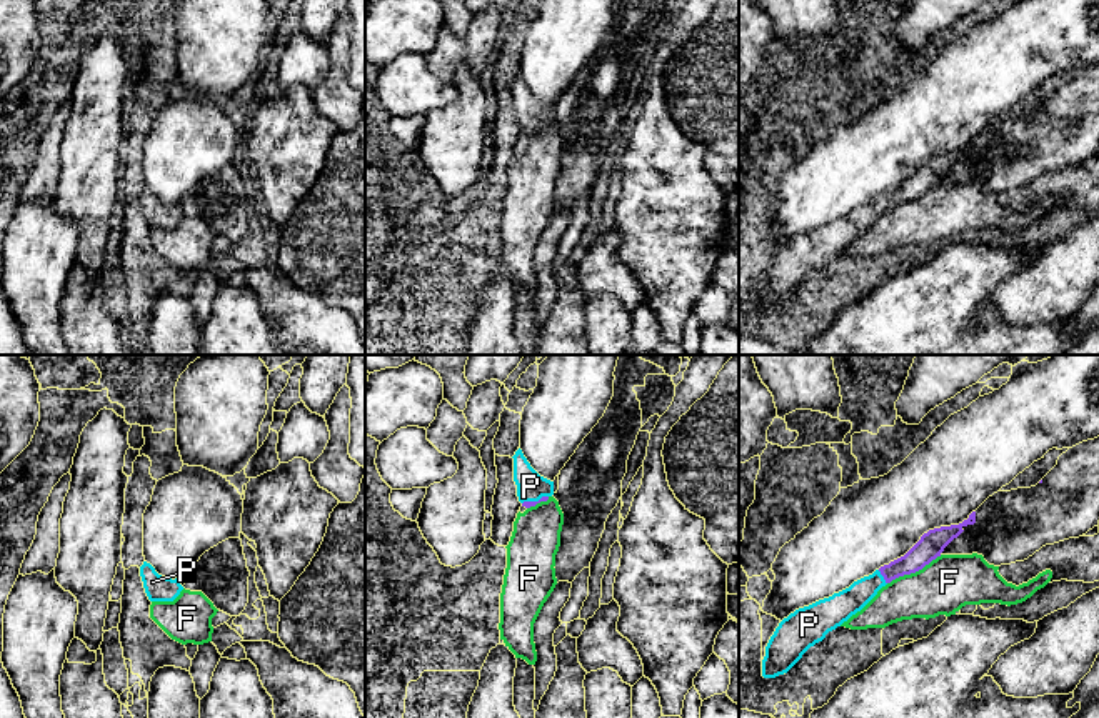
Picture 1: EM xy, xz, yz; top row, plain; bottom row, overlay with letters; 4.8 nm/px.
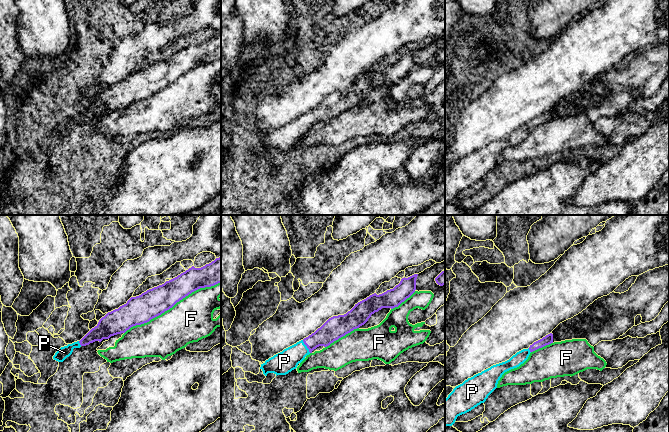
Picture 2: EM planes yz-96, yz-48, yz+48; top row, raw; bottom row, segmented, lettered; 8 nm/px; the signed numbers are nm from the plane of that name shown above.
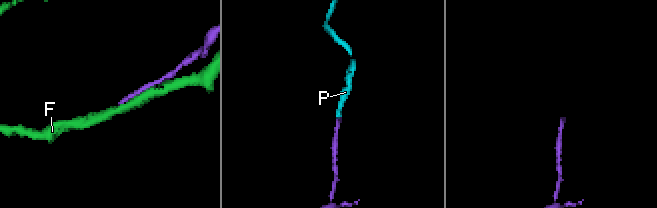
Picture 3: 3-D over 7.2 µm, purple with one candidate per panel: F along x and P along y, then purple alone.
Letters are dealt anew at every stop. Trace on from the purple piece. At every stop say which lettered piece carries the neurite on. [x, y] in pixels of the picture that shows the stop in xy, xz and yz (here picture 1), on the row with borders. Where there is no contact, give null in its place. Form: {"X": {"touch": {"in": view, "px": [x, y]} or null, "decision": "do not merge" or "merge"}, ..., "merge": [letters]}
{"F": {"touch": {"in": "yz", "px": [914, 572]}, "decision": "do not merge"}, "P": {"touch": {"in": "yz", "px": [883, 575]}, "decision": "merge"}, "merge": ["P"]}

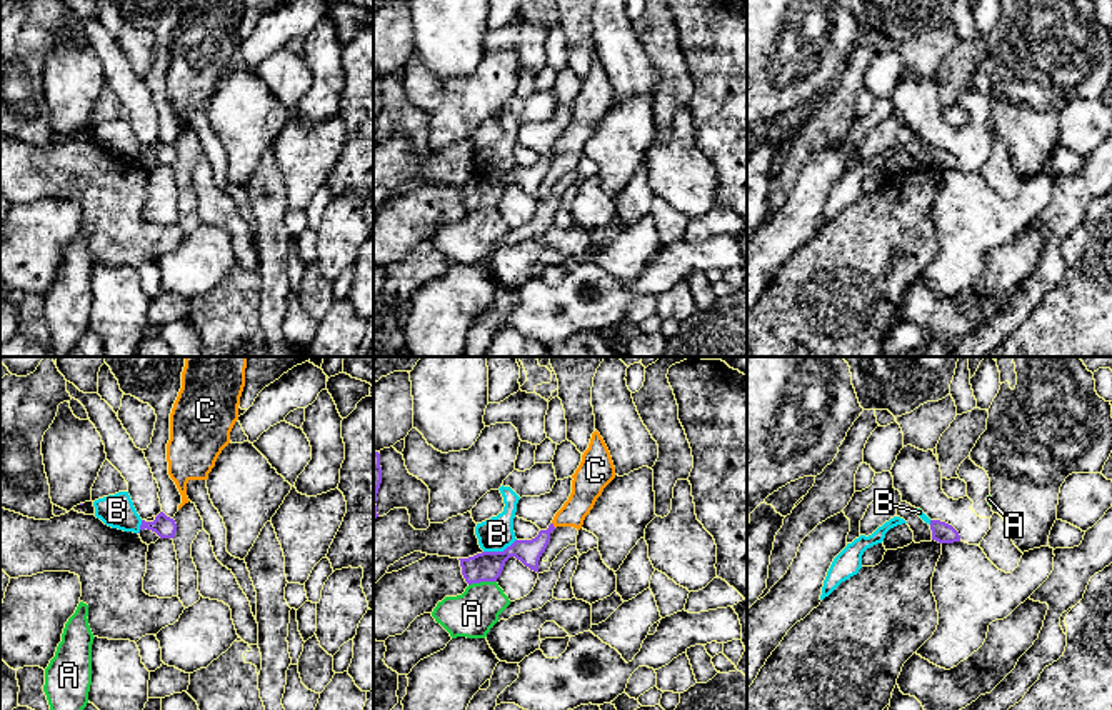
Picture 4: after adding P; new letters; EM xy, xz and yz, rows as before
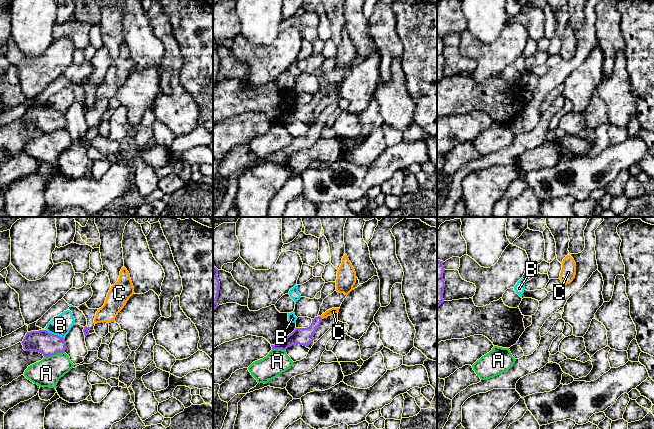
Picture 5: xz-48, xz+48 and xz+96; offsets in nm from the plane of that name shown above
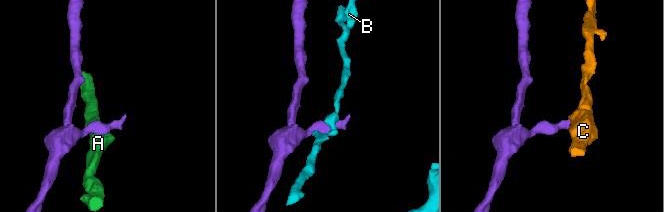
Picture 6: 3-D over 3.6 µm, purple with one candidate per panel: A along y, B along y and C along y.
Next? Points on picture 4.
{"A": {"touch": {"in": "xz", "px": [482, 580]}, "decision": "do not merge"}, "B": {"touch": {"in": "xz", "px": [499, 552]}, "decision": "do not merge"}, "C": {"touch": {"in": "xz", "px": [552, 525]}, "decision": "do not merge"}, "merge": []}

